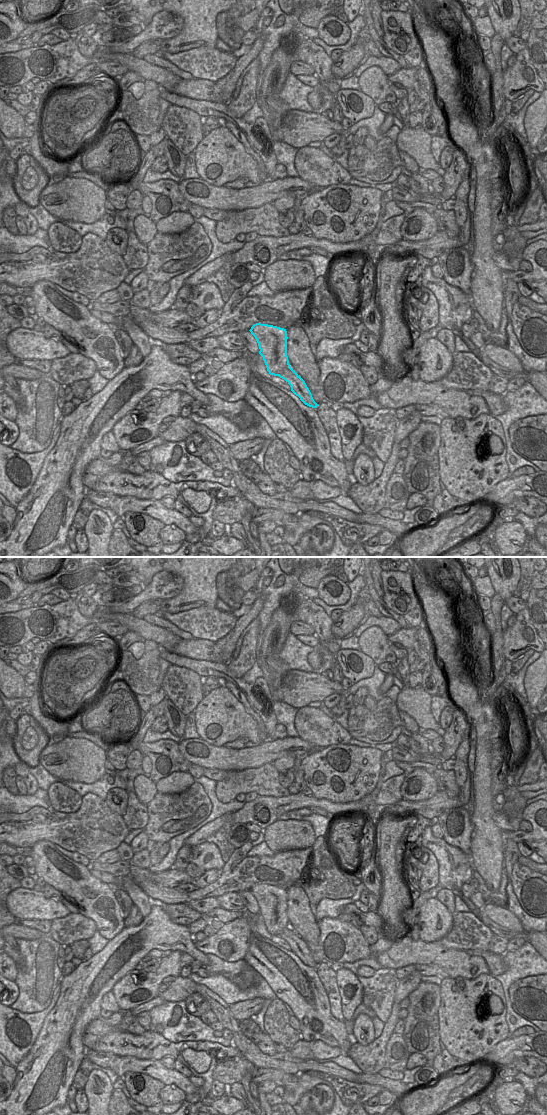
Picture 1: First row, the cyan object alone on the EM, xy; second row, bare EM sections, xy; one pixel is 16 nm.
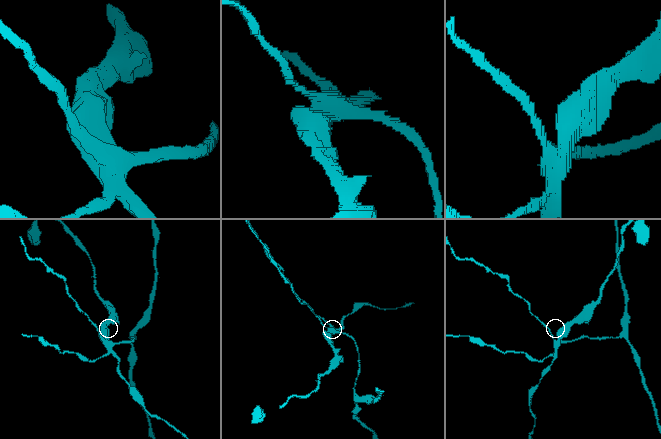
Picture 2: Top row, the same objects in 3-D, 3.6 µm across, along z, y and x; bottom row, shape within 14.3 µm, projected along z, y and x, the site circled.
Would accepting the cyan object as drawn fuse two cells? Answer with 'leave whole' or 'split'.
split

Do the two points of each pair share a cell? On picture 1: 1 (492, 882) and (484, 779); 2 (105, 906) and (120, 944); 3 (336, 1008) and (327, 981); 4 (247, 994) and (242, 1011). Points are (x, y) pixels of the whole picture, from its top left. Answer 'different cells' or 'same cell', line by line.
1: same cell
2: different cells
3: same cell
4: different cells

